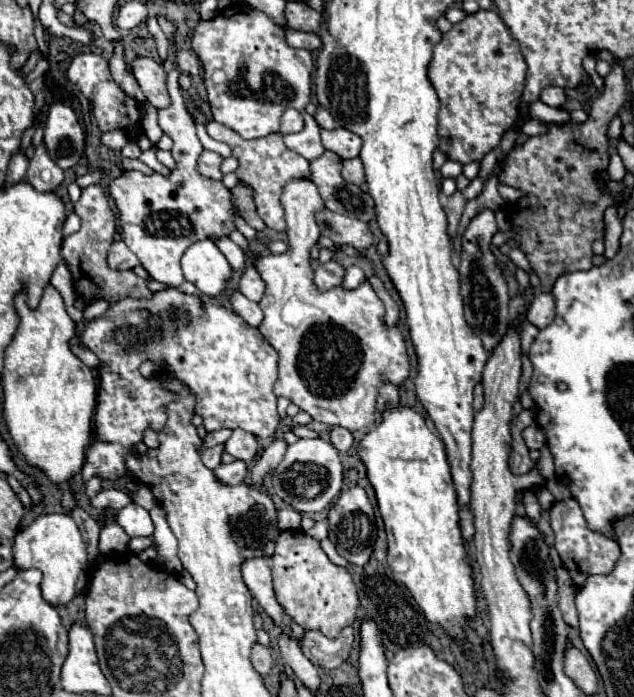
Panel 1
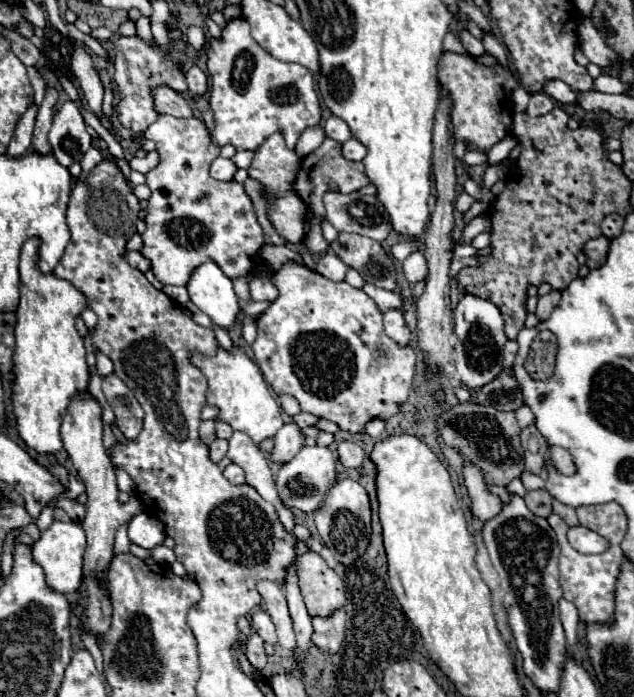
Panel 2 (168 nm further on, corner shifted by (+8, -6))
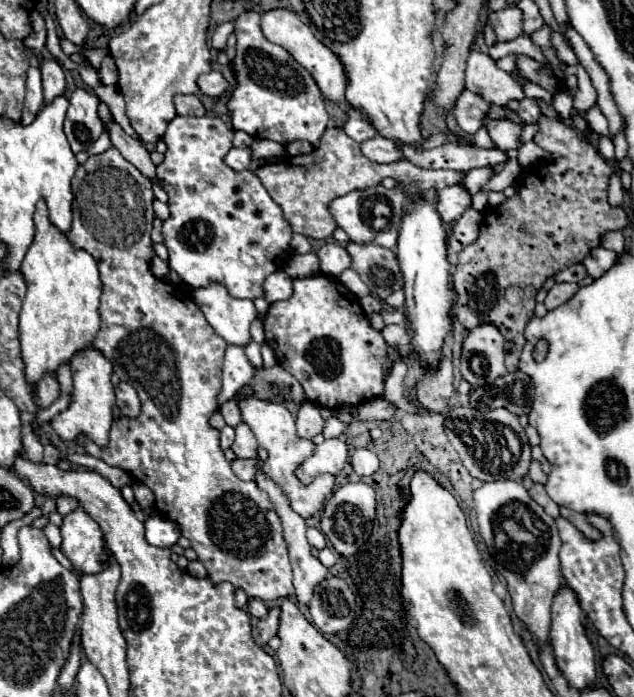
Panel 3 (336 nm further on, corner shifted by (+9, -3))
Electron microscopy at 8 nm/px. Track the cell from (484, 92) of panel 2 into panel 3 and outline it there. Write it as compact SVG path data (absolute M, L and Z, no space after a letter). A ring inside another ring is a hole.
M484 119L484 125L490 131L490 137L494 141L496 147L500 149L518 149L520 143L520 133L522 133L522 125L514 123L510 119Z

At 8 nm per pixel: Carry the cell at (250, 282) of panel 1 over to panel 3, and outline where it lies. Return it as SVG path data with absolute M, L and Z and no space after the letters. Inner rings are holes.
M276 271L276 275L270 275L264 281L264 291L266 291L268 303L276 303L280 299L290 299L292 297L292 277L284 271Z

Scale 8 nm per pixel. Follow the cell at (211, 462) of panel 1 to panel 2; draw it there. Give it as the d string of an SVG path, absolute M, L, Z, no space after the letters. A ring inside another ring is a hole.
M215 440L211 446L209 446L209 458L211 462L219 462L223 456L227 454L227 440Z

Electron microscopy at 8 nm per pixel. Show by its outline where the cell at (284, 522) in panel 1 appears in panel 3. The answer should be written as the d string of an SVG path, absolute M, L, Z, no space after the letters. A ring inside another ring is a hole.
M308 527L306 539L308 539L308 543L310 543L312 547L316 547L316 549L324 549L324 547L326 547L326 537L324 537L324 533L322 533L320 529Z

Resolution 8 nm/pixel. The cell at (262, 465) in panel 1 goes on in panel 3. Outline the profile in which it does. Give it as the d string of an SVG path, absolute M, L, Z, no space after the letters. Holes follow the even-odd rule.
M306 401L306 403L300 407L300 411L298 411L296 425L298 425L298 435L304 437L304 439L312 439L314 435L322 433L322 429L324 429L324 419L322 419L322 415L320 415L320 411L318 411L318 405Z

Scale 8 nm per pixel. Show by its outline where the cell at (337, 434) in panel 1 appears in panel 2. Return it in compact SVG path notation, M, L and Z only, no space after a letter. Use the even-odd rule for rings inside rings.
M347 440L337 444L337 454L339 454L339 460L345 468L359 468L365 458L363 450L355 442L347 442Z

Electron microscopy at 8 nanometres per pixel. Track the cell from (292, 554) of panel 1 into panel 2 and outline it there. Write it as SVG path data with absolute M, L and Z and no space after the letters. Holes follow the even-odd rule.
M309 550L301 554L291 562L291 566L295 566L299 590L309 616L329 618L335 610L347 604L343 580L325 564L317 552Z

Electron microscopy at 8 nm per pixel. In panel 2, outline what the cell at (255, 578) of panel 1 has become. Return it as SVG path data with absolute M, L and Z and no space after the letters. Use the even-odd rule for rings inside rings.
M259 580L255 588L261 596L261 608L271 616L271 620L277 628L281 648L291 652L293 646L295 646L295 634L293 634L289 612L287 612L287 602L285 602L283 588L277 586L275 582L269 582L269 580Z

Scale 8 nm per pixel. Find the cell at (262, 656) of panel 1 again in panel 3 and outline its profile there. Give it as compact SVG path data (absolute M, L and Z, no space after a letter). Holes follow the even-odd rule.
M272 607L268 615L258 621L258 625L252 631L252 637L256 639L256 643L260 643L260 647L264 647L278 633L278 625L280 625L280 607Z

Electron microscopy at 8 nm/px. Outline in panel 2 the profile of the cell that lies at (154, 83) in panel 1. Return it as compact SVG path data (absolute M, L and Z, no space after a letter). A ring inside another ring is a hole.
M157 86L151 90L151 96L155 100L155 110L159 114L171 114L177 118L191 118L193 110L187 104L187 100L177 94L175 90L169 90L167 86Z

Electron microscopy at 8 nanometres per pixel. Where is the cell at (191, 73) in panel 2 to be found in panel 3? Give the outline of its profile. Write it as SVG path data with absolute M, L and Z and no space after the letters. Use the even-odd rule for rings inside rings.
M212 71L212 73L208 73L208 75L202 75L202 77L198 79L198 87L200 87L200 91L202 91L204 95L214 97L214 99L224 97L226 91L228 91L228 83L226 83L226 79L222 77L222 73L218 73L218 71Z

